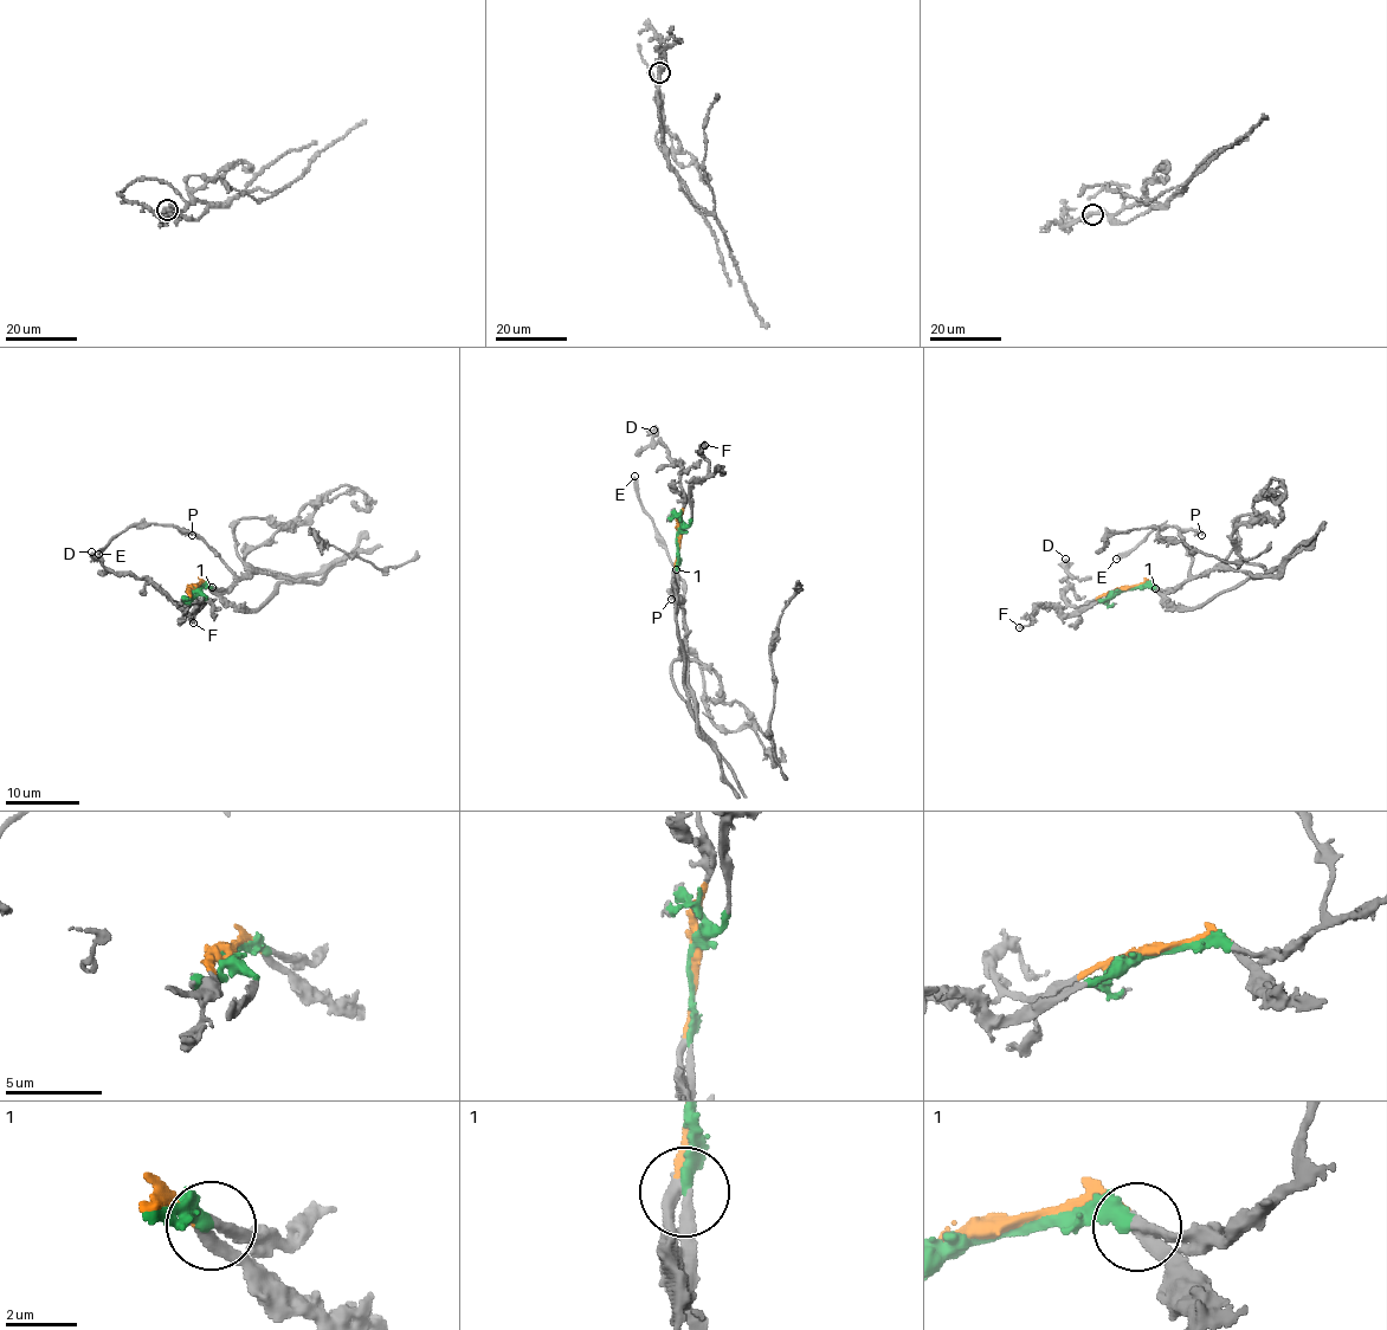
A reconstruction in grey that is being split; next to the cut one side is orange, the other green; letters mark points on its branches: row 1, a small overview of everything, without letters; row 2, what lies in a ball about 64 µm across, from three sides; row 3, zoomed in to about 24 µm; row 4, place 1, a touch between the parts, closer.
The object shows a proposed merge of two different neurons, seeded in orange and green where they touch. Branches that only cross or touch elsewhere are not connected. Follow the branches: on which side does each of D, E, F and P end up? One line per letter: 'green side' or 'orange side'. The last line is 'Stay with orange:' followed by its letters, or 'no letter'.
D: orange side
E: green side
F: green side
P: green side
Stay with orange: D

